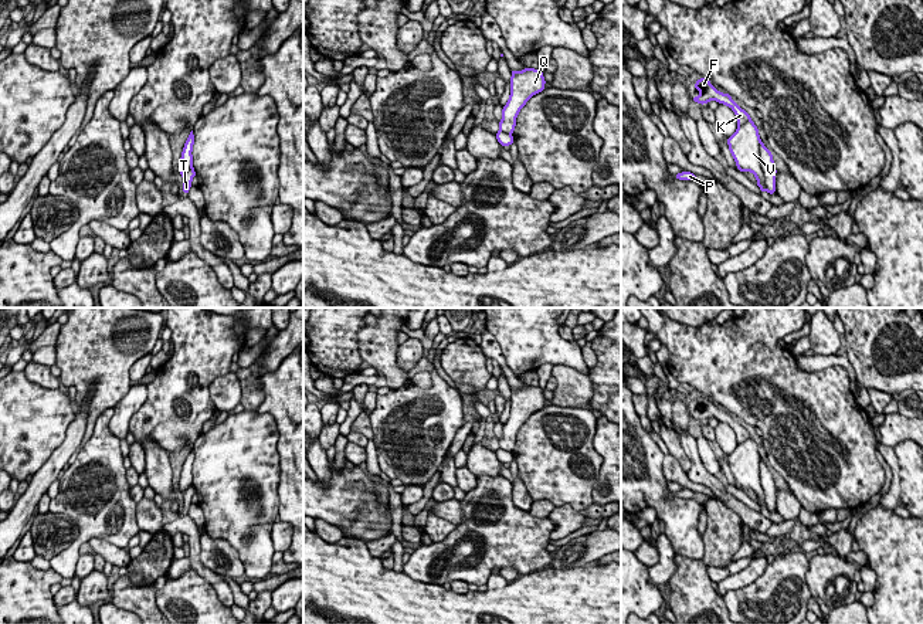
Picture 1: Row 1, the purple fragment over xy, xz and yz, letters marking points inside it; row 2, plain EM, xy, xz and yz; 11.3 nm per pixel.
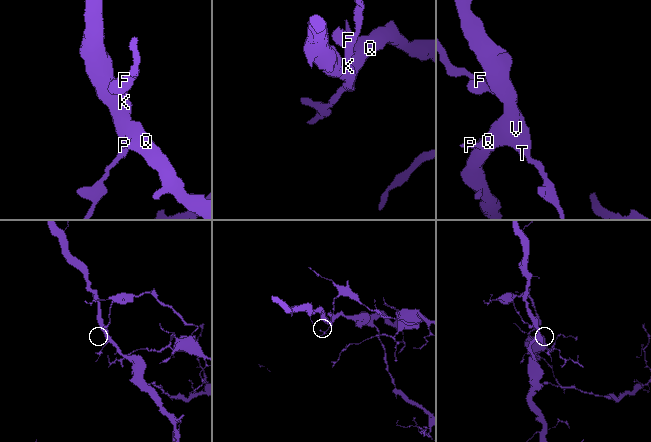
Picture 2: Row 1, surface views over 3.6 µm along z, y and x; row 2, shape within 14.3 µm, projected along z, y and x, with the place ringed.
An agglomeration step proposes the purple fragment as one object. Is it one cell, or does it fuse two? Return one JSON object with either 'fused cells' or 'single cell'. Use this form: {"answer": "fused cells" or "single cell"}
{"answer": "fused cells"}

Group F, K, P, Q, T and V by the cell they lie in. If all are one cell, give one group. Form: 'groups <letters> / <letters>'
groups F K / P Q T V

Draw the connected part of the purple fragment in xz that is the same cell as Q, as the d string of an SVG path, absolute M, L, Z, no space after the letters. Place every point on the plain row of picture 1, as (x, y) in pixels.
M525 386L523 389L510 389L510 414L502 427L502 438L499 447L510 451L516 444L516 434L526 420L544 407L543 389L535 386Z

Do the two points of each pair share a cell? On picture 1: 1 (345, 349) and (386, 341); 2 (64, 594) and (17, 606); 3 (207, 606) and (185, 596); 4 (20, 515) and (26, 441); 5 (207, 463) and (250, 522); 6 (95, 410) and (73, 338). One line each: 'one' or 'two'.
1: two
2: two
3: one
4: two
5: one
6: one

